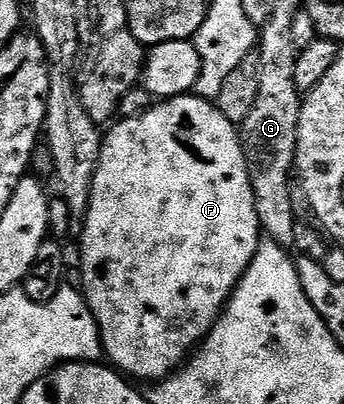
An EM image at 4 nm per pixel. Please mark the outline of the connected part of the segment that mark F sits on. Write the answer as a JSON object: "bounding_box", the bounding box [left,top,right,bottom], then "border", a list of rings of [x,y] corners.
{"bounding_box":[78,94,262,382],"border":[[[195,94],[164,98],[153,103],[139,116],[121,119],[119,123],[113,123],[103,133],[104,145],[100,151],[98,170],[94,174],[94,186],[90,193],[88,213],[83,221],[84,230],[78,236],[80,268],[84,271],[82,291],[94,314],[96,325],[100,328],[100,341],[104,344],[104,356],[112,359],[111,363],[125,377],[137,376],[140,380],[159,382],[181,367],[193,349],[215,326],[216,319],[220,317],[225,304],[228,303],[236,288],[236,283],[242,278],[242,274],[250,266],[258,250],[262,239],[262,229],[256,213],[256,199],[252,193],[252,183],[248,177],[244,145],[240,142],[237,125],[232,124],[230,118],[226,118],[226,114],[222,114],[211,99],[204,99]]]}

